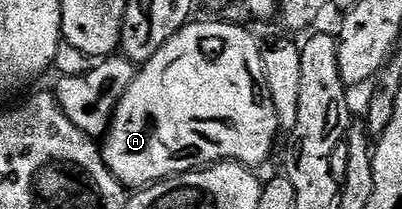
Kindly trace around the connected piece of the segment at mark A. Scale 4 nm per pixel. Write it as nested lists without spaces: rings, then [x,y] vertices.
[[[207,20],[204,24],[195,23],[189,22],[177,34],[173,34],[173,38],[169,38],[169,42],[165,42],[165,46],[161,46],[161,50],[157,50],[157,54],[153,54],[153,58],[149,58],[136,71],[129,90],[125,90],[125,94],[115,111],[115,116],[111,119],[111,127],[107,129],[107,135],[102,137],[101,151],[103,160],[109,166],[111,173],[128,190],[150,188],[152,184],[157,184],[161,180],[173,176],[182,176],[185,172],[198,172],[210,168],[212,164],[234,162],[236,164],[256,166],[255,164],[265,163],[270,158],[271,151],[275,148],[275,135],[280,135],[281,129],[277,118],[277,110],[273,106],[273,98],[269,94],[269,82],[265,82],[265,66],[261,62],[260,41],[255,41],[247,33],[248,29],[246,27],[230,22],[218,24],[215,20]]]

